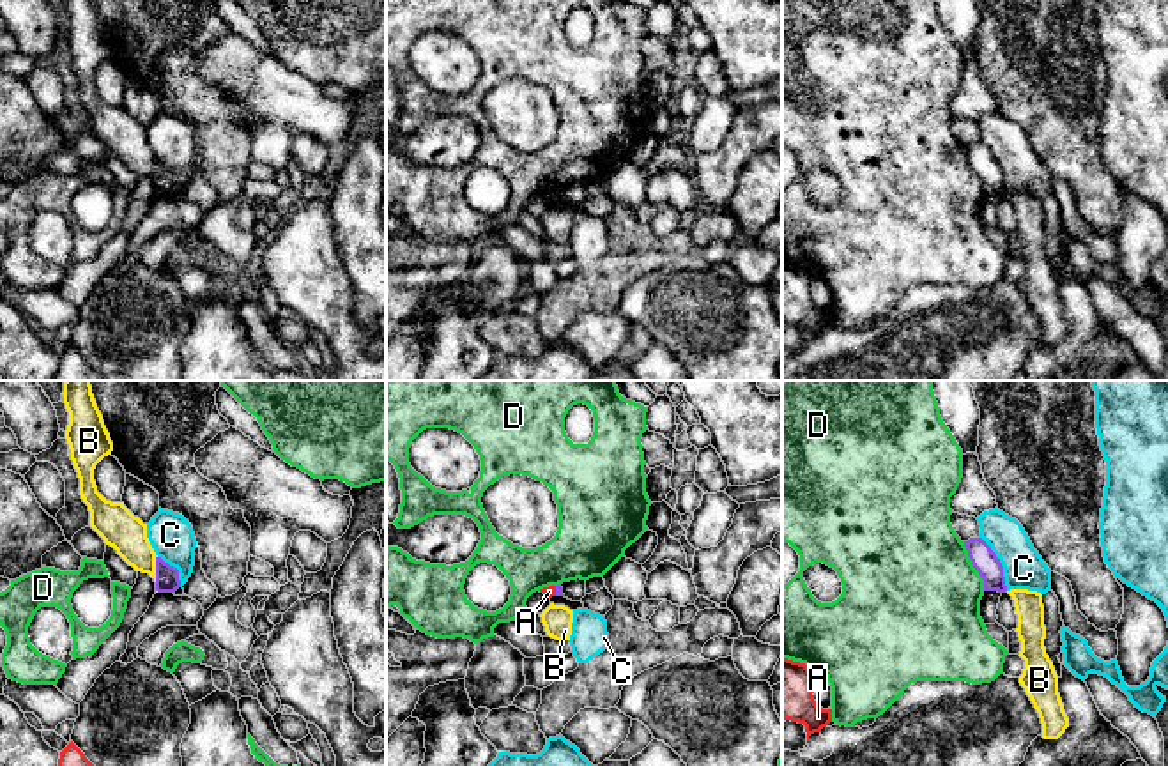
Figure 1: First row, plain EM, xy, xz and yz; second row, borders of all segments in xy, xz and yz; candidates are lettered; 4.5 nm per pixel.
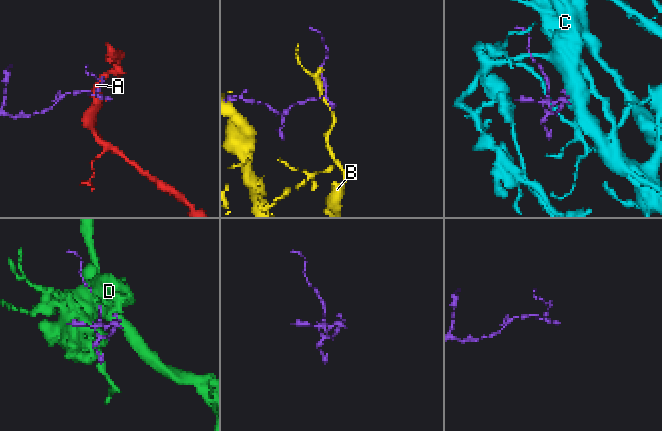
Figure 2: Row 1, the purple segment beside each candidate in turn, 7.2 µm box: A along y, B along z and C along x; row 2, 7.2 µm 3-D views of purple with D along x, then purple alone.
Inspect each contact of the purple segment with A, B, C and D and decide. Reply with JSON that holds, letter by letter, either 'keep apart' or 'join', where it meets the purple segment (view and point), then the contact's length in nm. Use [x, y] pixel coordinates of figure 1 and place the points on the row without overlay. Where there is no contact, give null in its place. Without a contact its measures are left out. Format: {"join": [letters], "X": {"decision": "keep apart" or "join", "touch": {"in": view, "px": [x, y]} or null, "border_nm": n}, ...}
{"join": [], "A": {"decision": "keep apart", "touch": {"in": "xz", "px": [556, 195]}, "border_nm": 50}, "B": {"decision": "keep apart", "touch": {"in": "xy", "px": [156, 172]}, "border_nm": 120}, "C": {"decision": "keep apart", "touch": {"in": "yz", "px": [1000, 167]}, "border_nm": 280}, "D": {"decision": "keep apart", "touch": {"in": "yz", "px": [974, 170]}, "border_nm": 240}}

